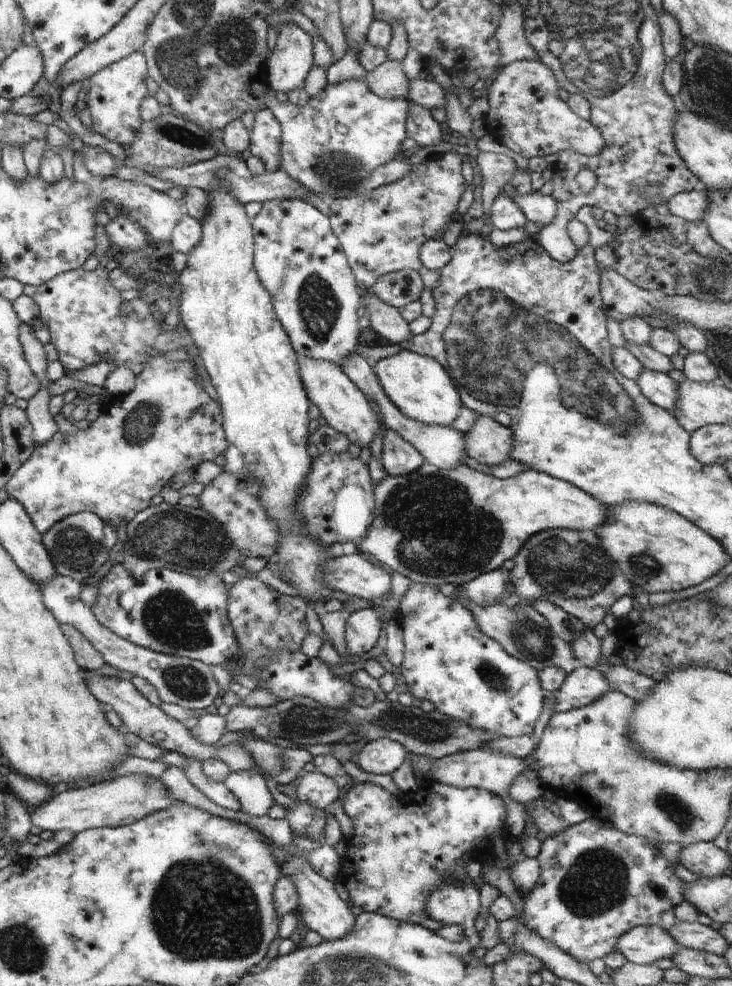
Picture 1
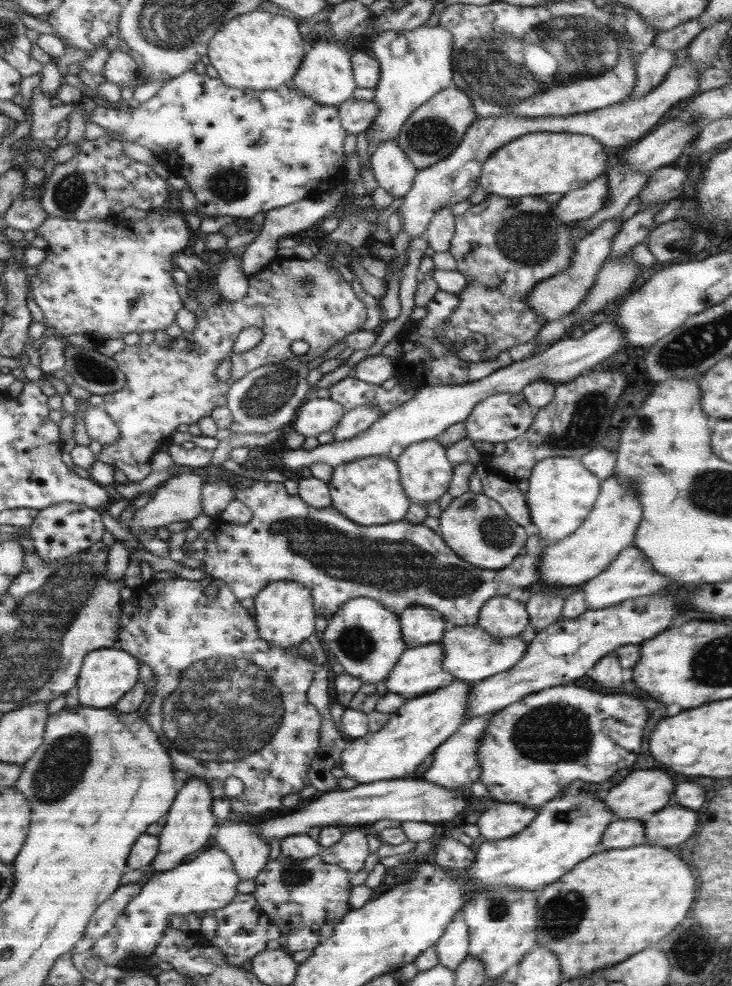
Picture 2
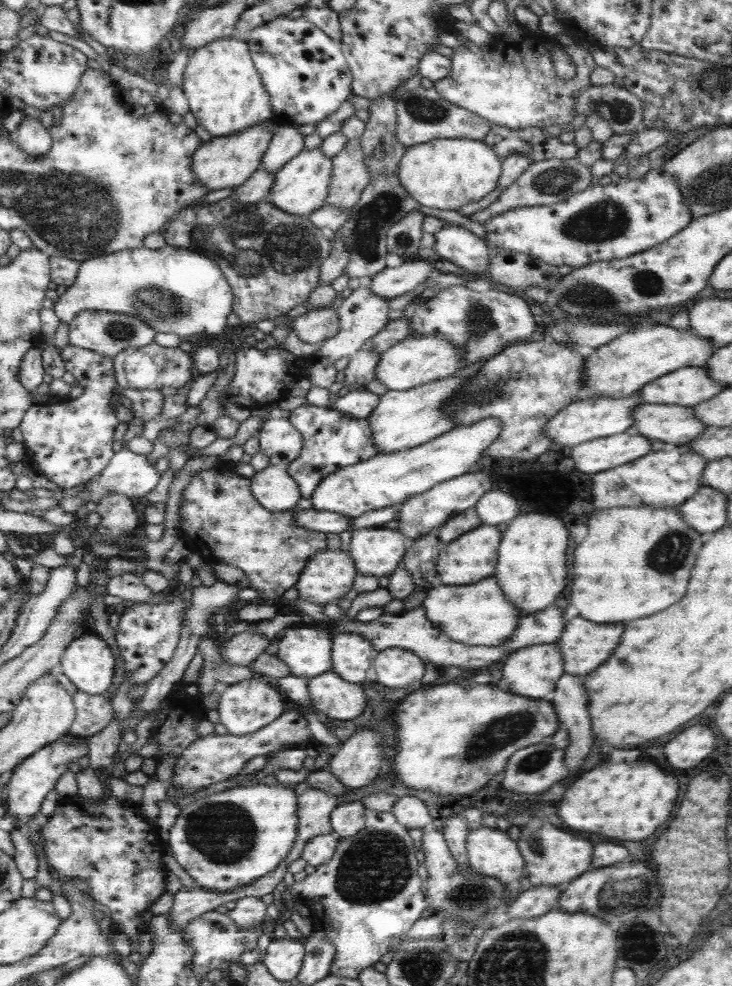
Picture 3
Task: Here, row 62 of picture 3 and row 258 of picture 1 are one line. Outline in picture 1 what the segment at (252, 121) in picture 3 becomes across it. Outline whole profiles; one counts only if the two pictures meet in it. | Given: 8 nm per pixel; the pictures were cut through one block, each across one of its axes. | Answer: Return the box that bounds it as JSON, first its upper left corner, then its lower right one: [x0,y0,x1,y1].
[175,181,330,603]

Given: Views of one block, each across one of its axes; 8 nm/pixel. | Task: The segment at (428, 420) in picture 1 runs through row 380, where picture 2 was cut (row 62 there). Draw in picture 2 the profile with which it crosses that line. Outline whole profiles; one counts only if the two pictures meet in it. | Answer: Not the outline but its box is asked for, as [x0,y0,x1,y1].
[366,25,452,144]

